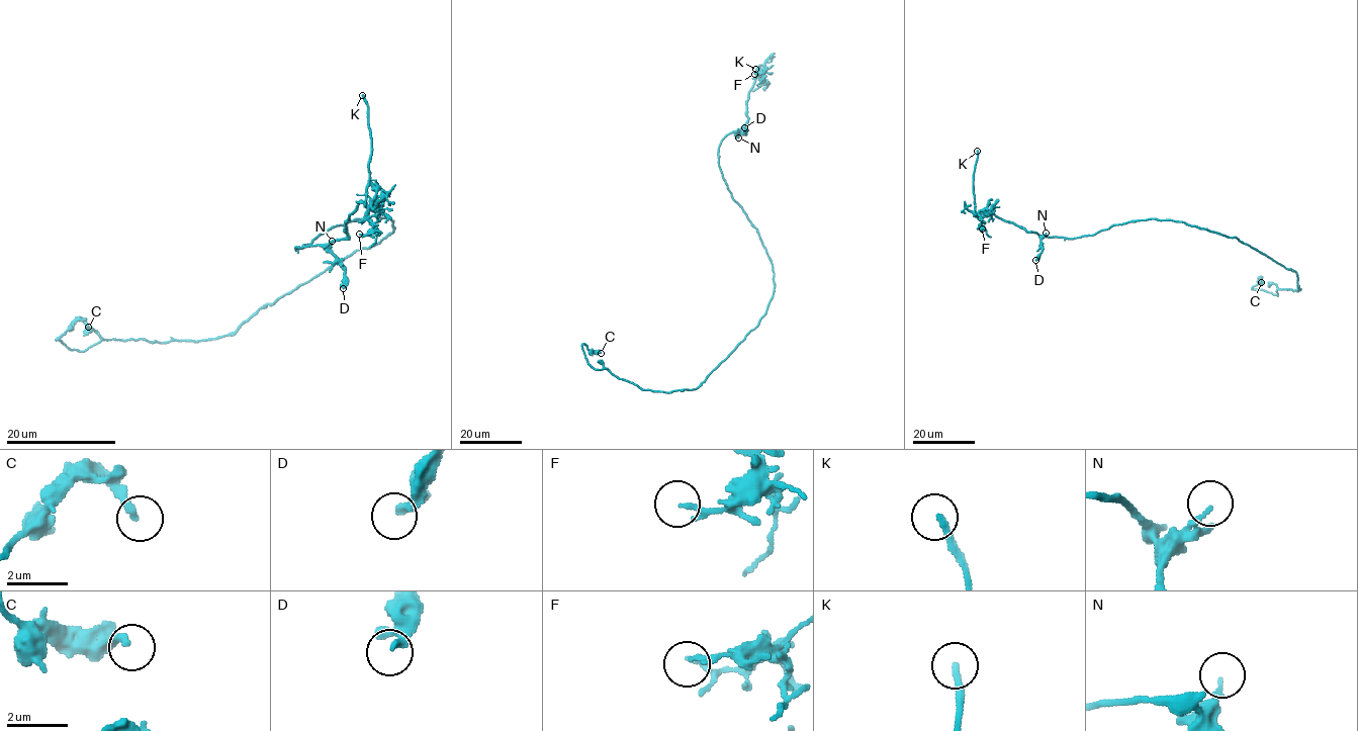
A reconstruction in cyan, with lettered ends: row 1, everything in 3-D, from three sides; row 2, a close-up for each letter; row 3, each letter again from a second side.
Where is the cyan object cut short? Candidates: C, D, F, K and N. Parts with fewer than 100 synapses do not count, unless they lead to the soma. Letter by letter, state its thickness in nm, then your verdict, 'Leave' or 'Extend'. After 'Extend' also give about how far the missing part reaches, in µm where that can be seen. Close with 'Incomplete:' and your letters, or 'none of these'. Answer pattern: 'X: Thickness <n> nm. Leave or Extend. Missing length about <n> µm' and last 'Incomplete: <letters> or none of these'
C: Thickness 240 nm. Leave
D: Thickness 200 nm. Leave
F: Thickness 150 nm. Leave
K: Thickness 200 nm. Extend. Missing length about 15 µm
N: Thickness 140 nm. Leave
Incomplete: K

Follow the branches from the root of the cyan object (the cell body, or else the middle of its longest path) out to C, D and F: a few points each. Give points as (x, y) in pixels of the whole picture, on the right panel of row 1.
C: (1187, 224), (1256, 249), (1292, 270), (1300, 289), (1278, 289), (1277, 295), (1252, 288), (1261, 282)
D: (1187, 224), (1147, 218), (1113, 224), (1096, 234), (1074, 239), (1040, 236), (1042, 253), (1035, 260)
F: (1187, 224), (1138, 219), (1113, 224), (1091, 236), (1066, 239), (1027, 233), (986, 210), (980, 214), (982, 229)

